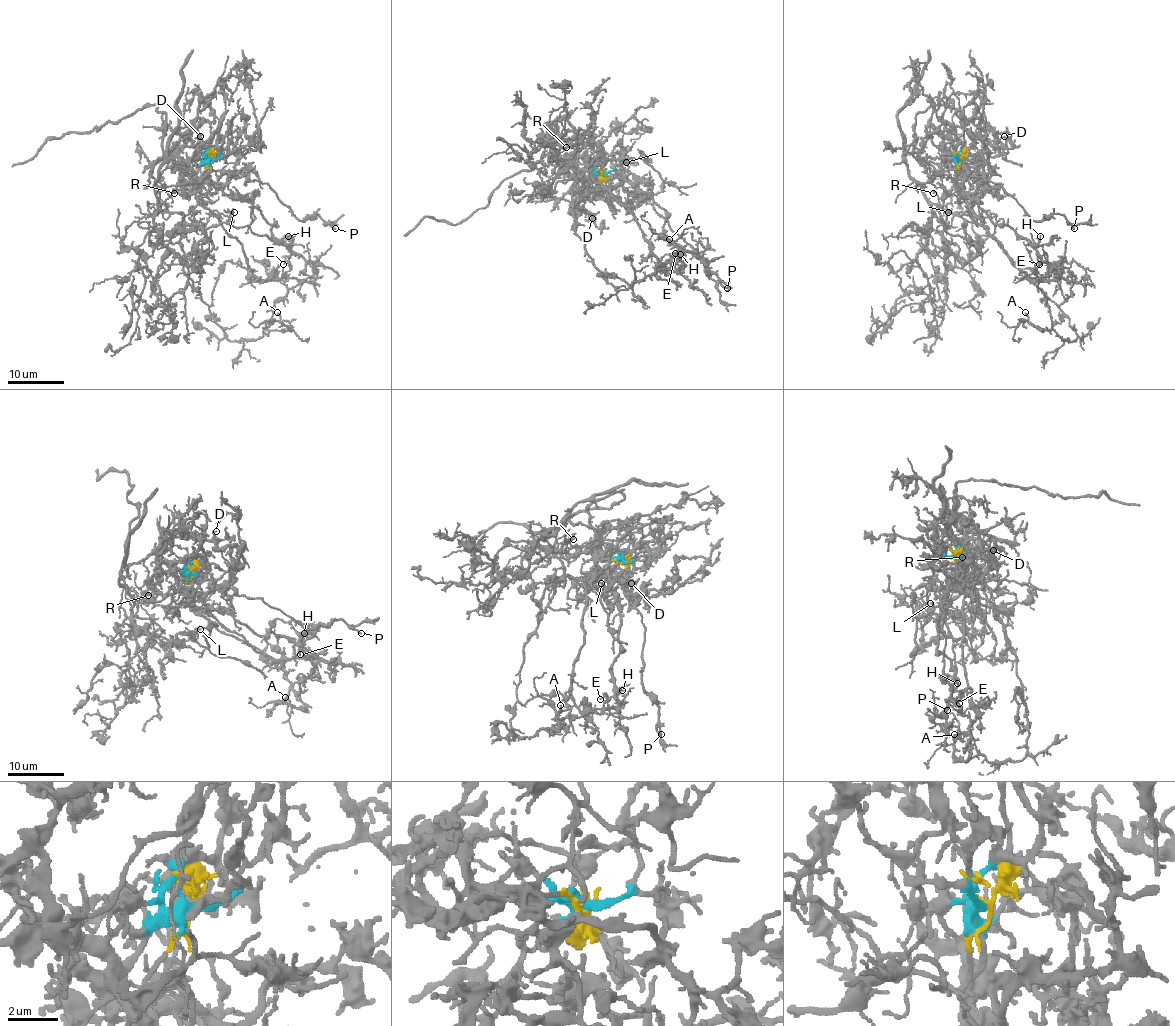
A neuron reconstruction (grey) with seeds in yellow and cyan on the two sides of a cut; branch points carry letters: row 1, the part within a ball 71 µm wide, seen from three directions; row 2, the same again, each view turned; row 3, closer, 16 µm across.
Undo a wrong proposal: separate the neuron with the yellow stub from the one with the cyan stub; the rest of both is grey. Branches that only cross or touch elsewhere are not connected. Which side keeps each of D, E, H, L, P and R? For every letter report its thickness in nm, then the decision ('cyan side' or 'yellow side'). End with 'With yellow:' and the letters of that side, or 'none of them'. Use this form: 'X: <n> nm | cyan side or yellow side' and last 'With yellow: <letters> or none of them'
D: 120 nm | cyan side
E: 110 nm | cyan side
H: 100 nm | cyan side
L: 110 nm | yellow side
P: 160 nm | cyan side
R: 110 nm | yellow side
With yellow: L, R

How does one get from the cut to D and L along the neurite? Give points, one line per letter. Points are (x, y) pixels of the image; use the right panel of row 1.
D: (959, 159), (943, 162), (943, 141), (957, 126), (976, 132), (993, 146), (998, 146), (1004, 136)
L: (959, 159), (954, 177), (934, 175), (916, 183), (932, 211), (933, 243), (963, 264), (944, 243), (949, 211)

